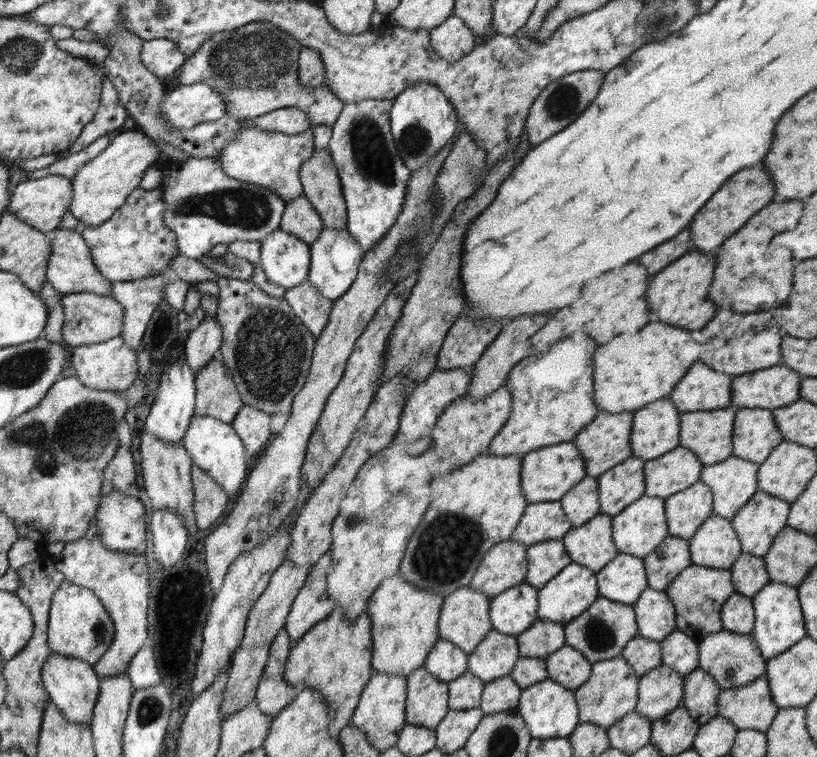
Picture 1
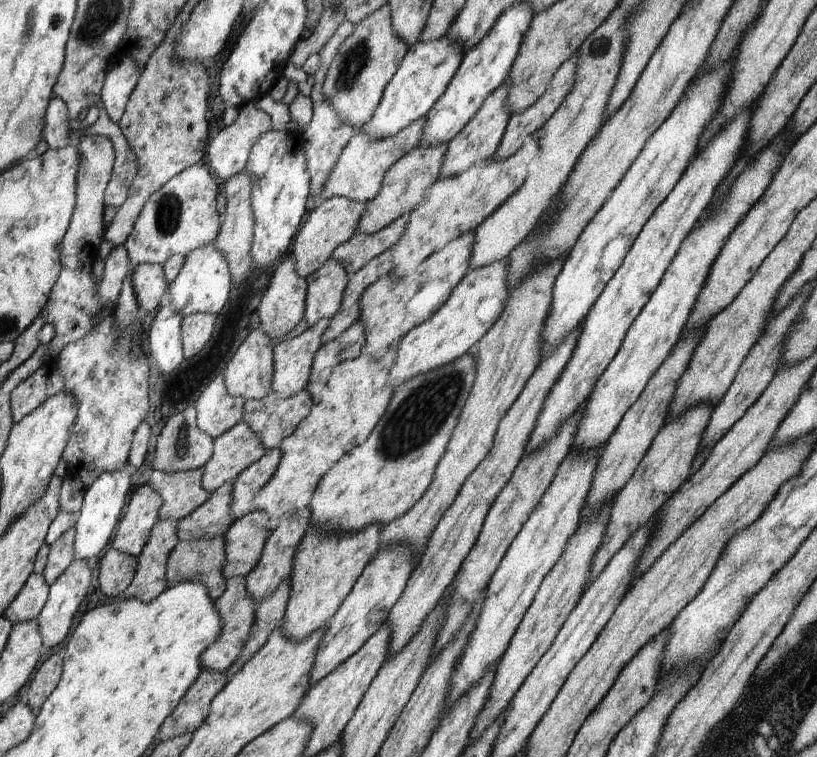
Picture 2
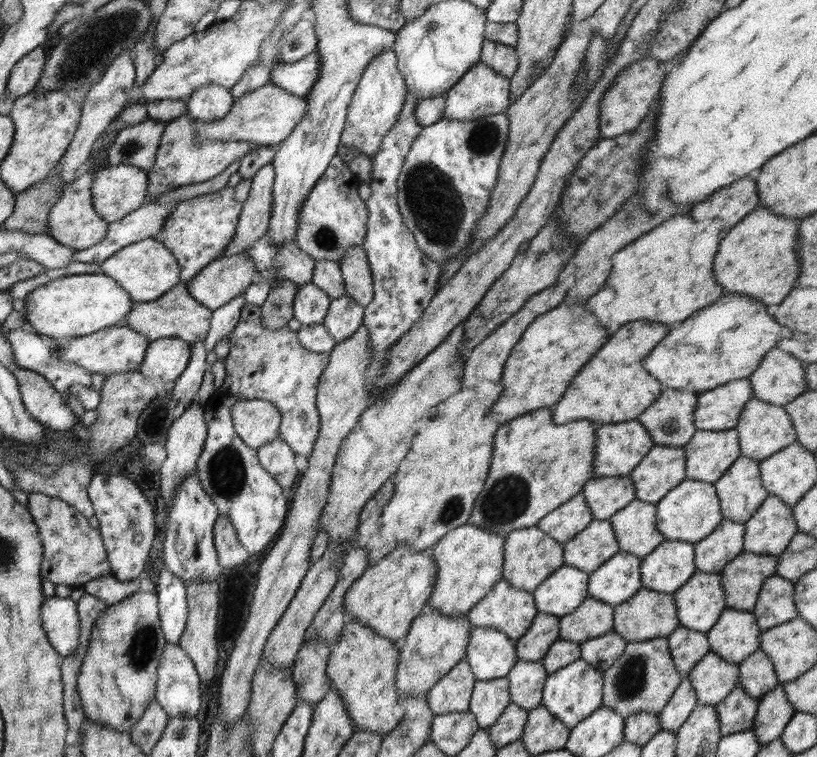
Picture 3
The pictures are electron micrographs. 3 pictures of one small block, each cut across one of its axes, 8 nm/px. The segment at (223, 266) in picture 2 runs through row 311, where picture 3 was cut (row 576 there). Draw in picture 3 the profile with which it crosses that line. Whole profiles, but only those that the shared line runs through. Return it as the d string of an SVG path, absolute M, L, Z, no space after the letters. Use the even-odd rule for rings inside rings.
M190 474L176 490L174 500L169 505L169 514L165 522L164 532L164 566L169 572L176 576L188 587L191 583L212 583L220 582L220 574L223 568L220 567L217 550L213 539L213 526L219 516L214 501L204 492L196 476Z

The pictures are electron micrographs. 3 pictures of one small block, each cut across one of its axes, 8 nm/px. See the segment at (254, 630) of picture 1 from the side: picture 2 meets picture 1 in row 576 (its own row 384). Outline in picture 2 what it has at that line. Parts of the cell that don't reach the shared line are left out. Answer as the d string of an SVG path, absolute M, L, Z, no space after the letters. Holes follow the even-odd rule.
M330 318L320 320L300 336L282 340L274 347L274 378L271 391L280 398L296 396L306 389L312 372L312 362L322 346L322 336L330 326Z

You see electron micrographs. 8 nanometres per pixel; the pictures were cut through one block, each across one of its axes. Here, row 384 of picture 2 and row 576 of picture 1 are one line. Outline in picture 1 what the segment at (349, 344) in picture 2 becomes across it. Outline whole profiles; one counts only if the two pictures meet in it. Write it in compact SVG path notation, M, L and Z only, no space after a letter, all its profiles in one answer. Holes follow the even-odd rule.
M332 548L311 567L308 578L293 600L285 631L290 642L301 640L310 628L325 620L336 608L326 592L326 572L332 564Z

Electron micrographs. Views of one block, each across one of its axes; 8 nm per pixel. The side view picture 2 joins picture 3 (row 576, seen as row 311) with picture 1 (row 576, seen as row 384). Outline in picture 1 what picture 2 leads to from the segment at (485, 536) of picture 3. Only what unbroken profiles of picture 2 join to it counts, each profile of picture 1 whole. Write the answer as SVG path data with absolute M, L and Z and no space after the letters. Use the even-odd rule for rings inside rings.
M402 576L382 580L368 601L367 612L372 621L371 667L375 673L407 676L423 666L426 655L440 639L438 620L444 596L414 587Z

